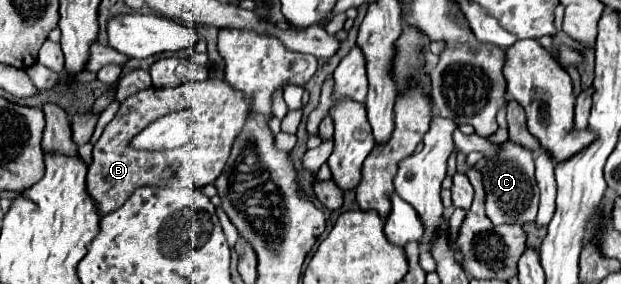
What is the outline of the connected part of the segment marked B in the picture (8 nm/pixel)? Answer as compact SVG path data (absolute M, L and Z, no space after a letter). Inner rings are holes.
M206 79L202 83L184 83L170 89L144 89L120 103L114 119L104 127L98 143L94 145L94 161L88 167L88 193L98 205L100 217L122 207L122 203L138 189L146 185L170 185L170 189L190 187L202 189L212 183L224 169L230 155L230 147L240 133L242 125L250 117L250 101L244 101L242 93L236 93L218 79ZM188 111L196 123L192 139L176 149L162 151L140 151L130 147L130 141L152 121L174 113Z

